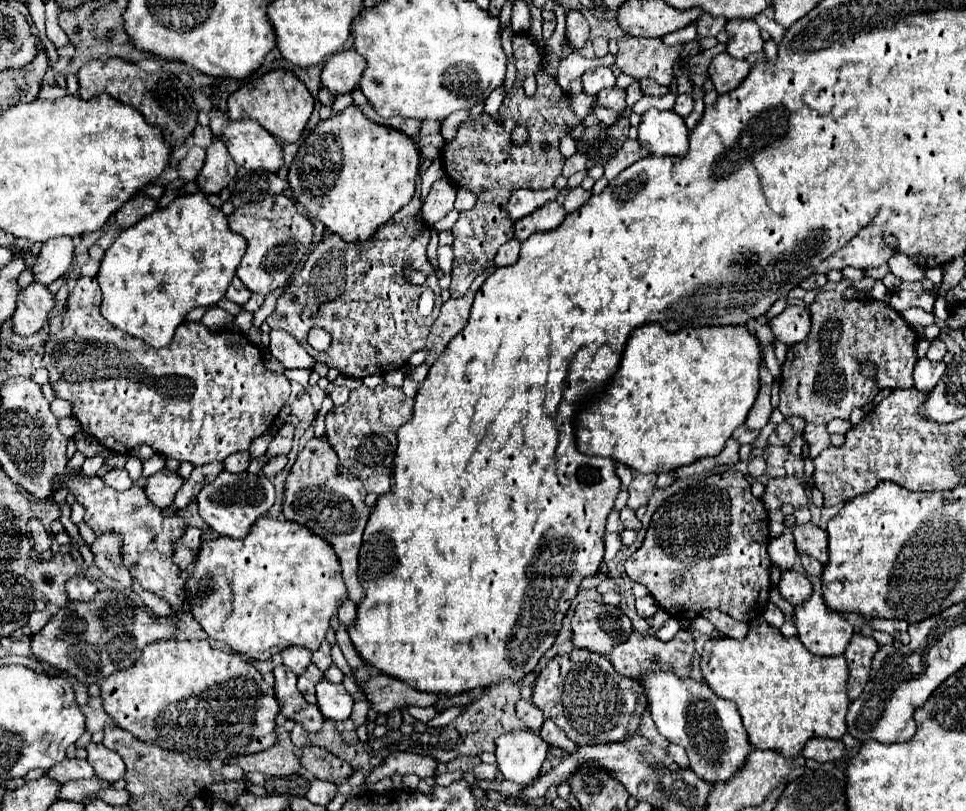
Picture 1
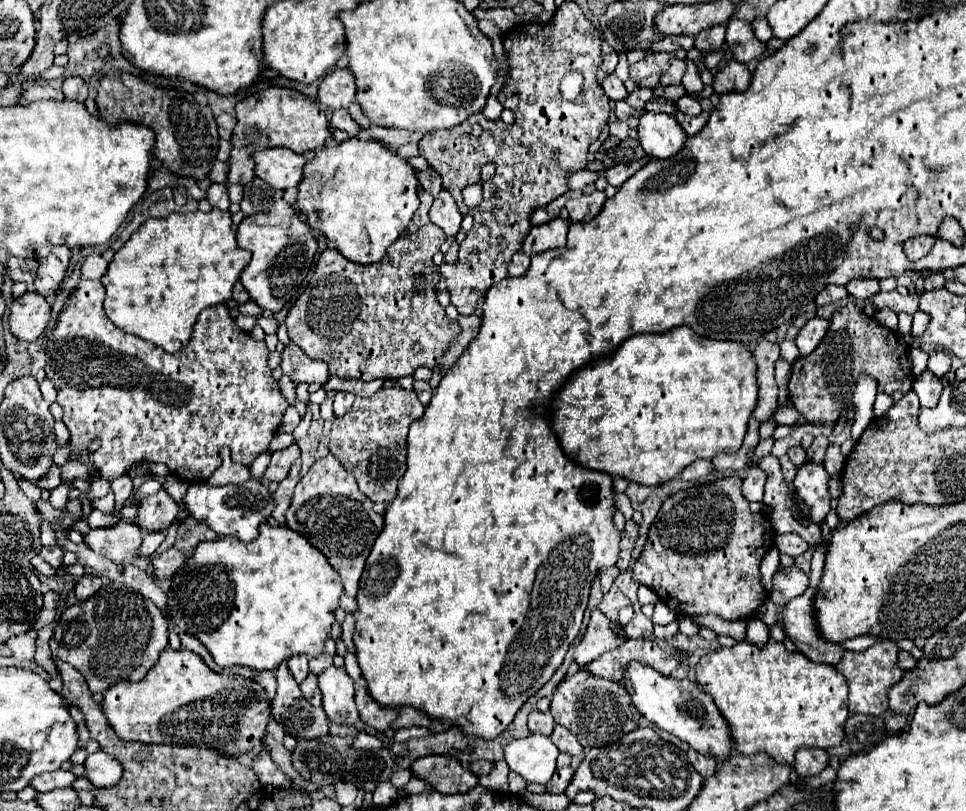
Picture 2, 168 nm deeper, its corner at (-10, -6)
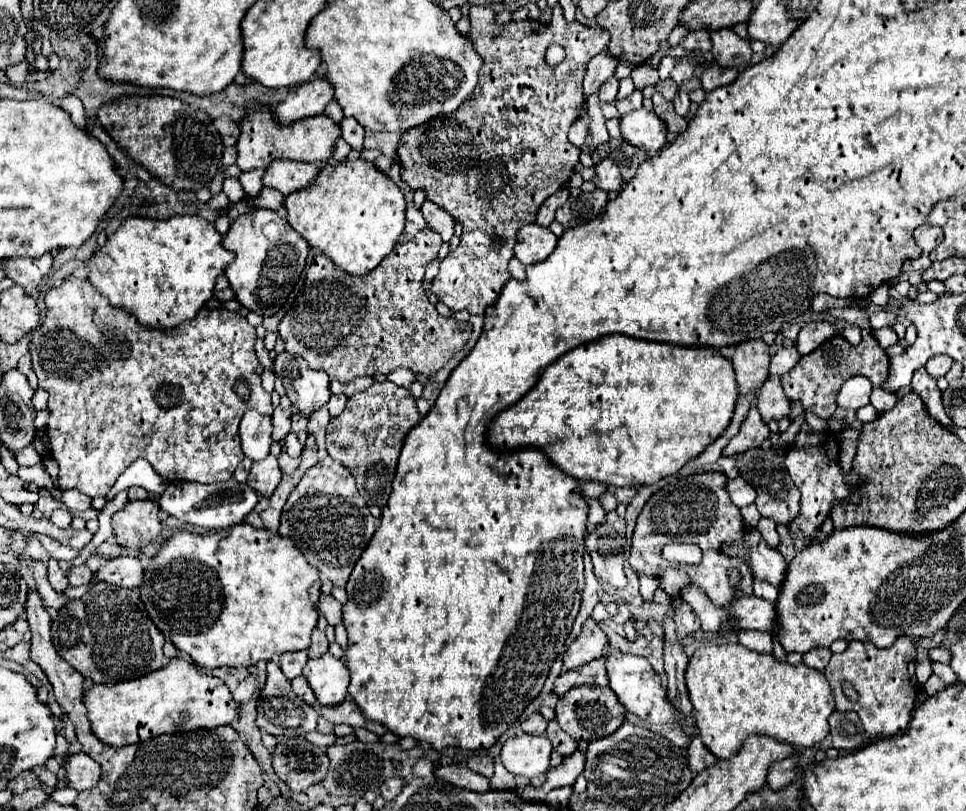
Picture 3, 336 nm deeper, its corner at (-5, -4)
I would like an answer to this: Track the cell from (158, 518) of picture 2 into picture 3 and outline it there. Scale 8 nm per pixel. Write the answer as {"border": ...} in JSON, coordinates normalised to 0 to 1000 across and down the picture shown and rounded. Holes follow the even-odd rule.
{"border":[[[136,617],[129,621],[127,629],[117,634],[117,656],[125,673],[129,676],[150,676],[167,658],[167,641],[165,641],[165,621],[160,617]]]}

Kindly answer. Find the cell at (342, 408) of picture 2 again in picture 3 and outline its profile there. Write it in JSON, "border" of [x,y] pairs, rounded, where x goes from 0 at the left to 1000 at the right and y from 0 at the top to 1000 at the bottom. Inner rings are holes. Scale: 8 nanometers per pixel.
{"border":[[[343,486],[341,496],[339,496],[339,503],[341,503],[343,515],[351,513],[351,510],[357,506],[357,498],[359,498],[359,488],[357,488],[357,486],[351,486],[351,488],[345,488],[345,486]]]}

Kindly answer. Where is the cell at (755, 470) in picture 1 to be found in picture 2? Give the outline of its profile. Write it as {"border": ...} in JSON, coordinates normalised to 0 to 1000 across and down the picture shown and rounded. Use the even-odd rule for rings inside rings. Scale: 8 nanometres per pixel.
{"border":[[[785,575],[774,577],[772,589],[770,589],[770,594],[768,594],[770,614],[776,617],[776,619],[789,619],[791,597],[793,597],[793,587],[791,587],[791,582],[787,582]]]}

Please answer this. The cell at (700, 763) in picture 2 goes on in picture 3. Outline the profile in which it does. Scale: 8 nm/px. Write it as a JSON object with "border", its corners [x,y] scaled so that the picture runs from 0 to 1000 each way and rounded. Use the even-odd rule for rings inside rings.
{"border":[[[717,908],[715,917],[713,917],[713,925],[711,925],[711,932],[713,932],[713,947],[717,954],[726,952],[728,947],[736,945],[742,935],[738,932],[738,927],[726,915],[724,908]]]}

